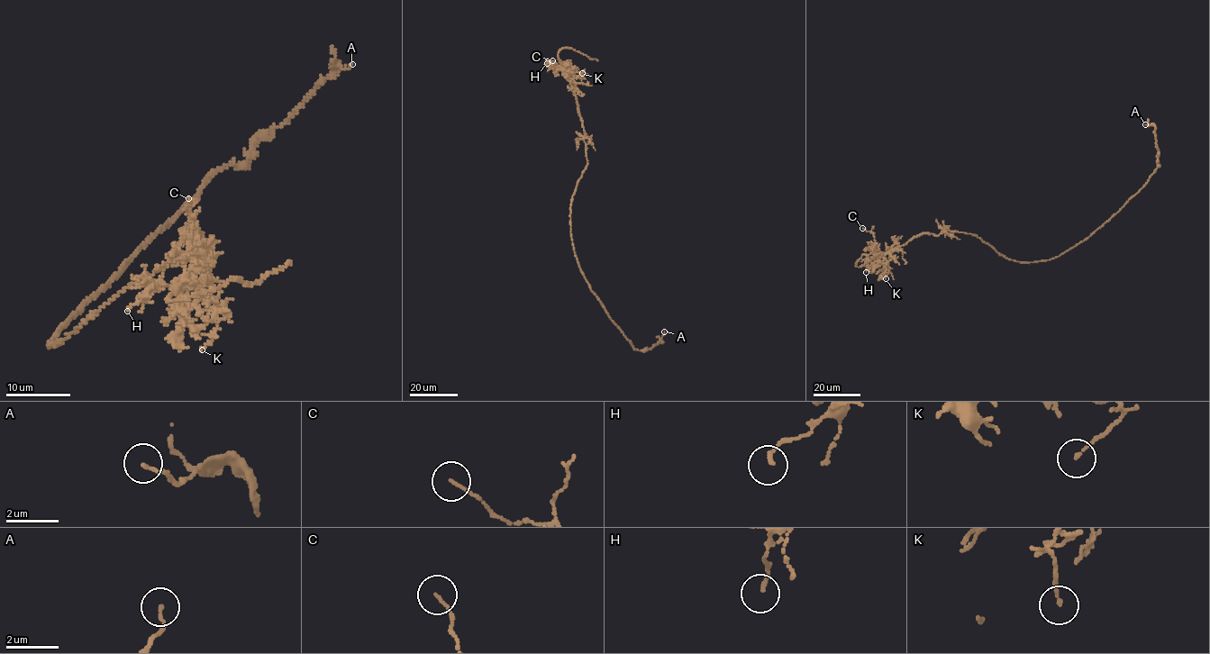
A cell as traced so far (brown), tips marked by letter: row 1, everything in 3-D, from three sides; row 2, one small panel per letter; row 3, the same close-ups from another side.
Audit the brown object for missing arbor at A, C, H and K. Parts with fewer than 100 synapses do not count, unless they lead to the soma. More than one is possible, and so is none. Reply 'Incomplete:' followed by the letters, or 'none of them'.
Incomplete: none of them

